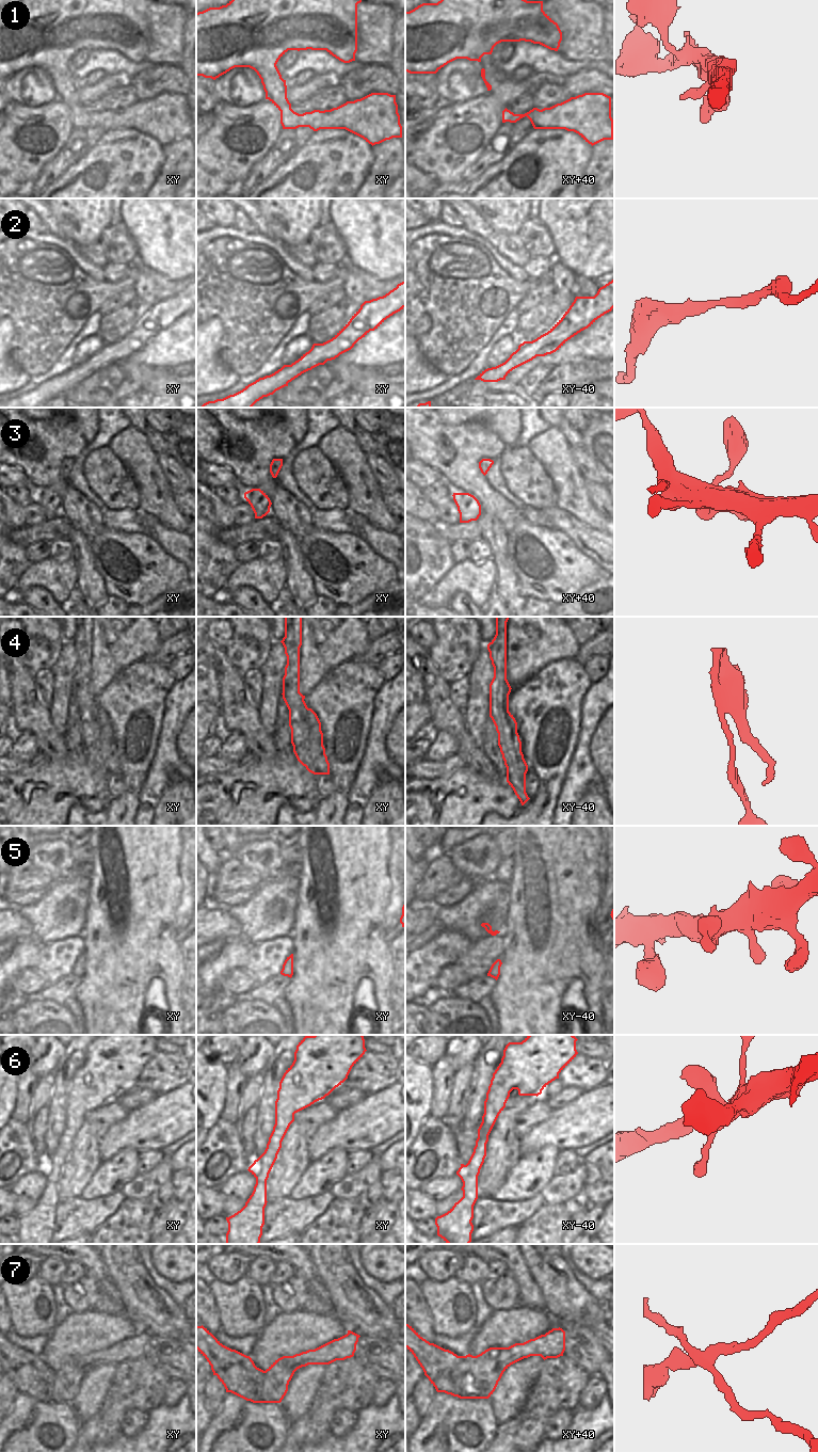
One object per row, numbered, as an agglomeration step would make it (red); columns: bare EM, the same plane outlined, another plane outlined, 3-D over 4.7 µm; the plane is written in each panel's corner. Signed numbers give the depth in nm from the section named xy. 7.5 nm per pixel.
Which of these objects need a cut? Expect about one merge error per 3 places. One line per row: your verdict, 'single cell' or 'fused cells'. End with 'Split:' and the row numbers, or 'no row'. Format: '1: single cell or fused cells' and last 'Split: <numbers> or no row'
1: single cell
2: single cell
3: single cell
4: fused cells
5: single cell
6: single cell
7: fused cells
Split: 4, 7

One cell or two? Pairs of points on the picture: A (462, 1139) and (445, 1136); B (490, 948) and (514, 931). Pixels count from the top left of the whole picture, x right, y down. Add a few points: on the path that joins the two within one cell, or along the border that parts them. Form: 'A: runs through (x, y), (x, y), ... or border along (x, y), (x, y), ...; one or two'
A: border along (453, 1132), (456, 1138), (458, 1155), (461, 1163); two
B: border along (496, 935), (501, 939), (501, 956), (499, 958); two

